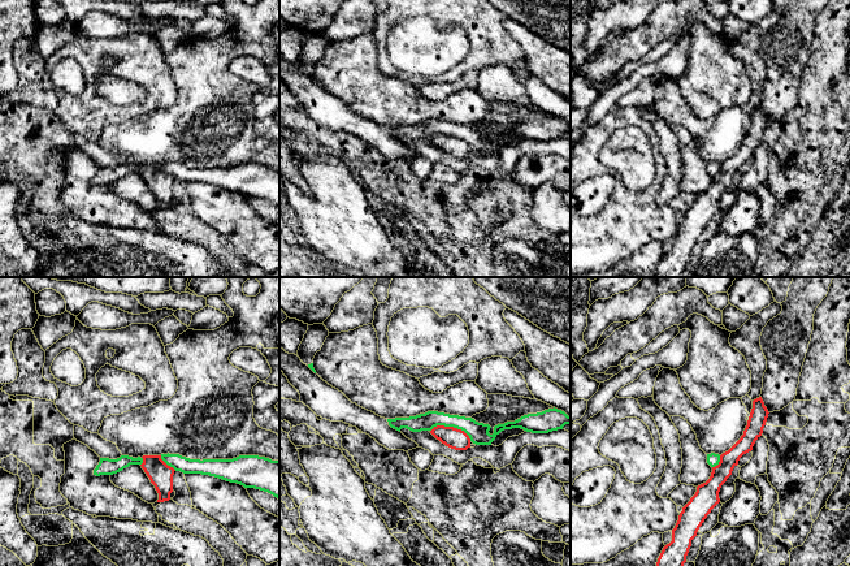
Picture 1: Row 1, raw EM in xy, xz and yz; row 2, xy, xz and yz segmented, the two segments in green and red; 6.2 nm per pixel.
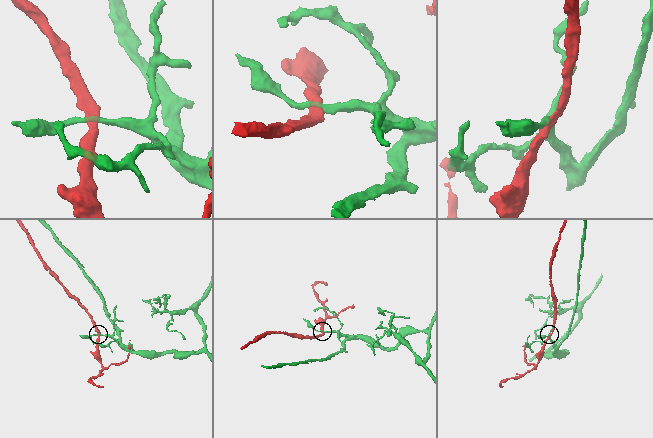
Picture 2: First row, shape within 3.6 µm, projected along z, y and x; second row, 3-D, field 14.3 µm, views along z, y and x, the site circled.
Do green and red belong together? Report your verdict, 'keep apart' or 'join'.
keep apart

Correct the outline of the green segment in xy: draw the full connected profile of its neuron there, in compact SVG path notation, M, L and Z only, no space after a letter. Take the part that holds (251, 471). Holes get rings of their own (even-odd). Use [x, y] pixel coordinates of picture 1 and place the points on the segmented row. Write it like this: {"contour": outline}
{"contour": "M161 454L175 471L214 476L244 488L268 492L279 500L279 461L259 455L239 455L233 459L190 459L179 454Z"}

